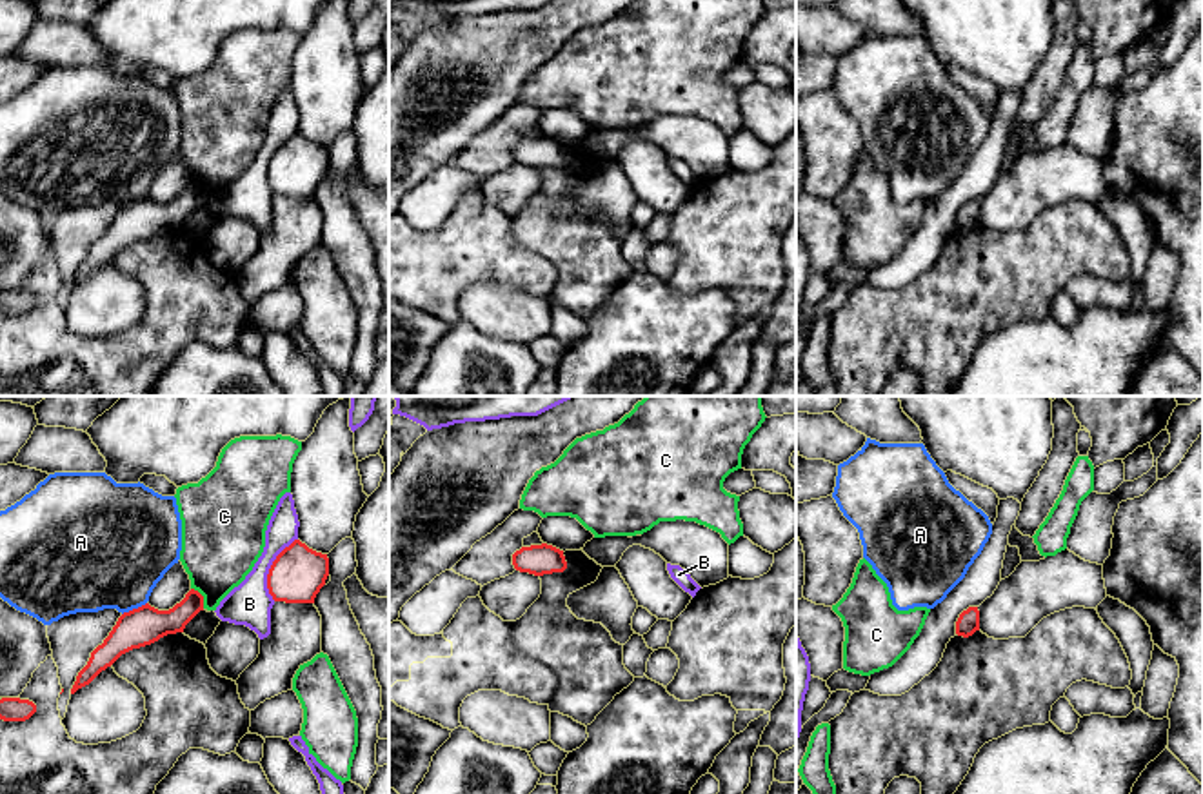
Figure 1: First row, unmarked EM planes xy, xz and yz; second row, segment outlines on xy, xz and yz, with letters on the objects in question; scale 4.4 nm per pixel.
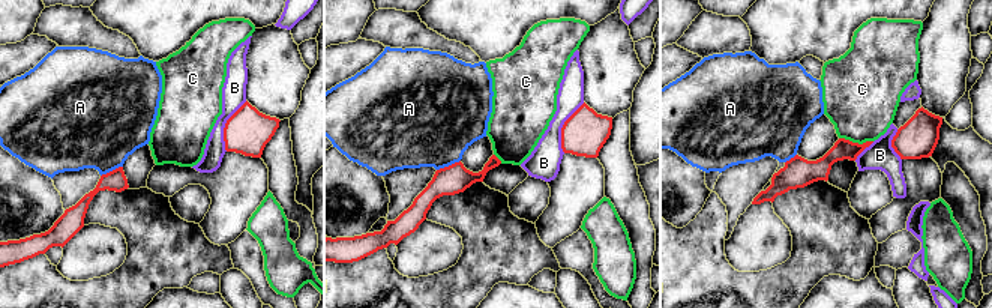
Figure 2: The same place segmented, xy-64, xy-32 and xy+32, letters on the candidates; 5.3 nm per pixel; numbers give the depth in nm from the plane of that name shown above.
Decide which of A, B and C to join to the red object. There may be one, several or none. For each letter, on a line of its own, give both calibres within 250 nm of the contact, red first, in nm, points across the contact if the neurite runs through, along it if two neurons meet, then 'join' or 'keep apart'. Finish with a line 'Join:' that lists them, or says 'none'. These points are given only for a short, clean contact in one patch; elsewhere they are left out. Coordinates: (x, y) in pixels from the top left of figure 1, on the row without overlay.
A: calibres 170 and 460 nm; border xy (146, 195), (122, 208); keep apart
B: calibres 240 and 200 nm; border xy (297, 131), (277, 149), (269, 162), (268, 186), (273, 193); keep apart
C: calibres 140 and 360 nm; keep apart
Join: none

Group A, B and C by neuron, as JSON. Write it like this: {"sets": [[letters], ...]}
{"sets": [["A"], ["B"], ["C"]]}

